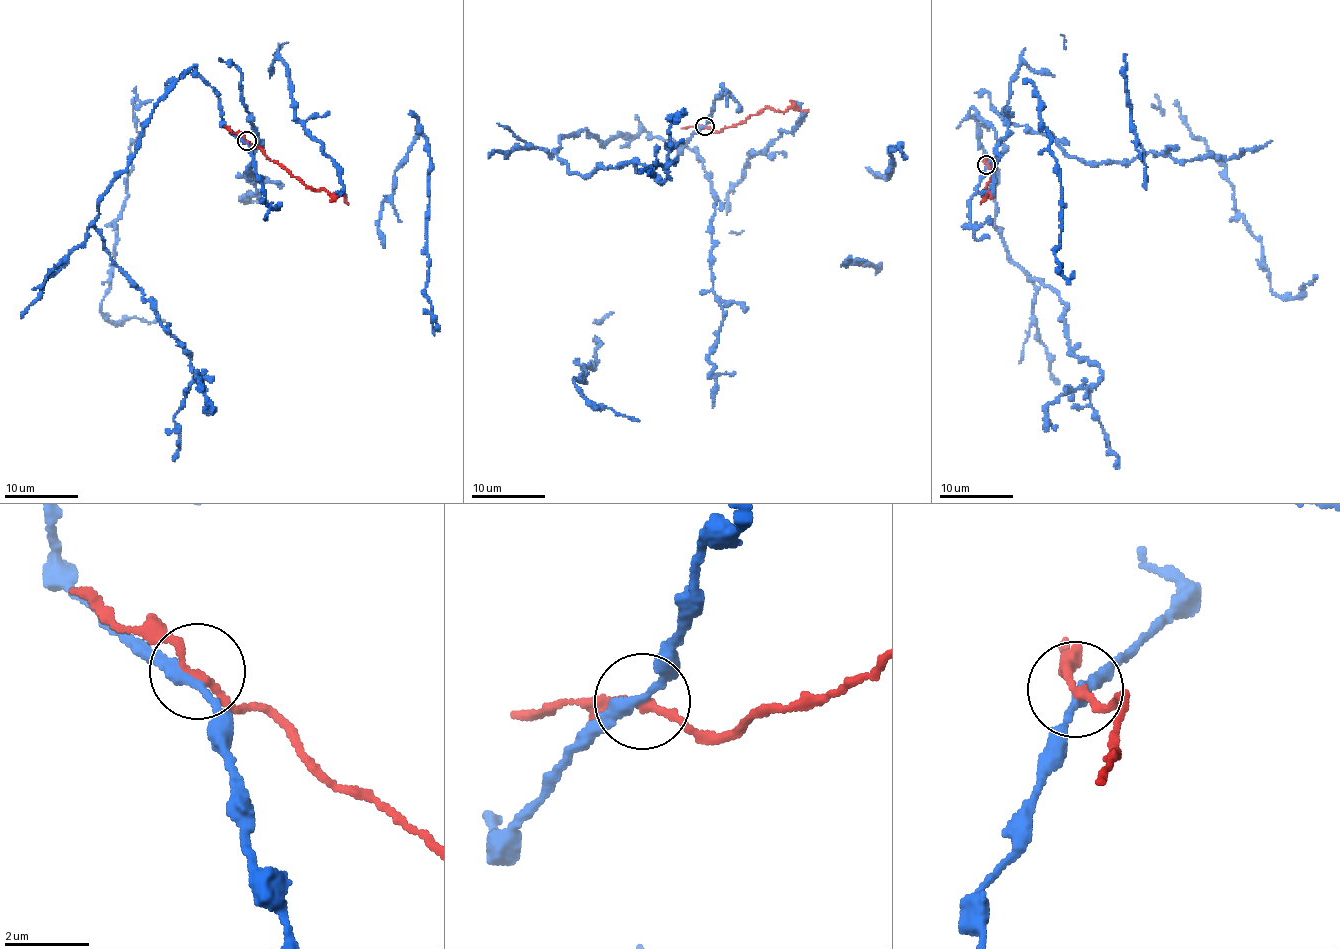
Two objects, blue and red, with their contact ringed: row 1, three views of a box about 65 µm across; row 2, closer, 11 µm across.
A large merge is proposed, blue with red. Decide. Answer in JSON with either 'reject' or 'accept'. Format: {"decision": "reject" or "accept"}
{"decision": "reject"}

